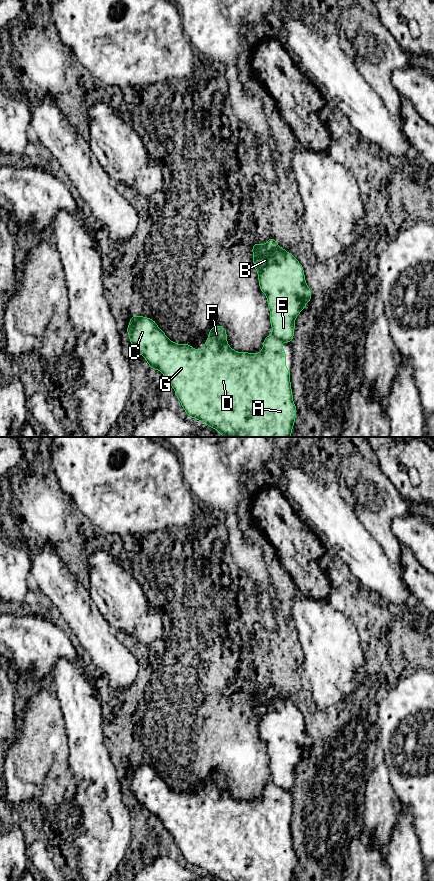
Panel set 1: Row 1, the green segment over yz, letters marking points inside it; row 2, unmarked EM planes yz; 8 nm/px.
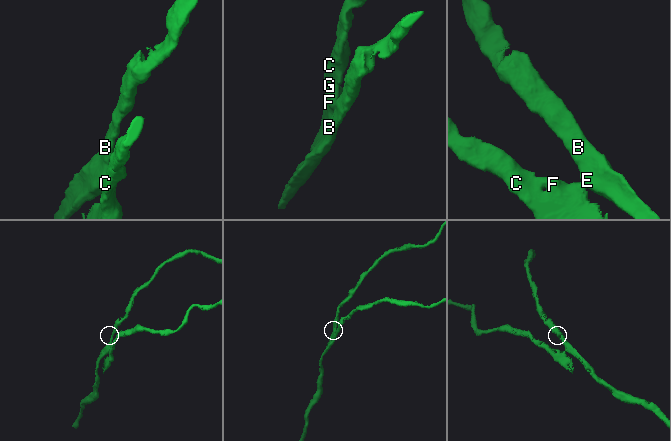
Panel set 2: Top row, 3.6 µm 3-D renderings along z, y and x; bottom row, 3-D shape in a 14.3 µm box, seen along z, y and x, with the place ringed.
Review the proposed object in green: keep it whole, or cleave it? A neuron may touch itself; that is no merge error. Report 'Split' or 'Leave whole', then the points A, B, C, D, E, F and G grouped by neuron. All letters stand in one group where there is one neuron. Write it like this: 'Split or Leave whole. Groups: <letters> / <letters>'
Split. Groups: A C D F G / B E

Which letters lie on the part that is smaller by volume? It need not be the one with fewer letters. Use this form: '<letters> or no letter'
A, C, D, F, G

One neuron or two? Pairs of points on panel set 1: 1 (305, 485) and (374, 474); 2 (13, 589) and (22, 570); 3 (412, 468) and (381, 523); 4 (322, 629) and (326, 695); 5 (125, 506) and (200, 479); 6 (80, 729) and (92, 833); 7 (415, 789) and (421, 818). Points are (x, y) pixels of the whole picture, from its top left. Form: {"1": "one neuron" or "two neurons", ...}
{"1": "two neurons", "2": "one neuron", "3": "two neurons", "4": "one neuron", "5": "two neurons", "6": "one neuron", "7": "one neuron"}

